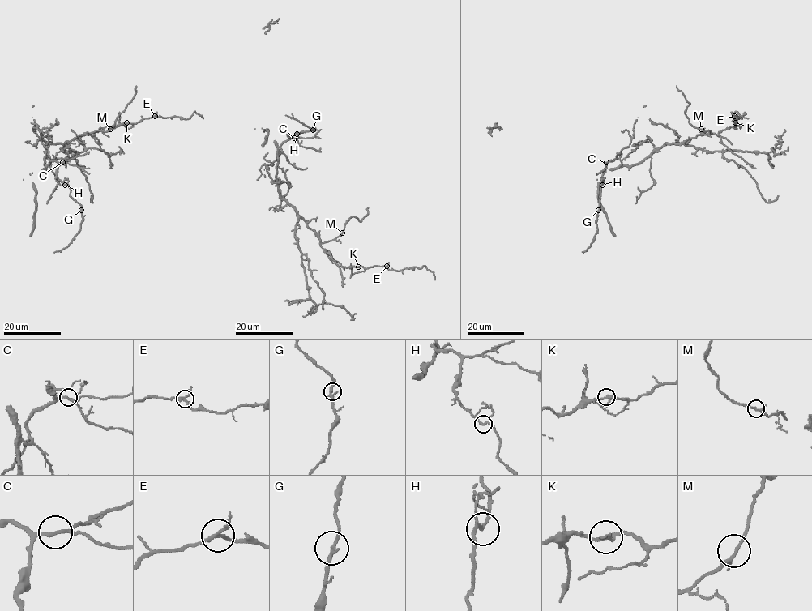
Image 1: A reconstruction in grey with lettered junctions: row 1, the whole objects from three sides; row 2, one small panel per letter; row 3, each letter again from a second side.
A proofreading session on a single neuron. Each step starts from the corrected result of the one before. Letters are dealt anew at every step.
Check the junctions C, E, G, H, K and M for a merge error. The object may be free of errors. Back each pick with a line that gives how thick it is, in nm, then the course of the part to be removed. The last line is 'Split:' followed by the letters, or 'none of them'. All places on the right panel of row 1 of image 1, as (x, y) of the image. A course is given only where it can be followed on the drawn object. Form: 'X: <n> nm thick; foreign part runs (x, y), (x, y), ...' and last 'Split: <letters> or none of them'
Split: none of them

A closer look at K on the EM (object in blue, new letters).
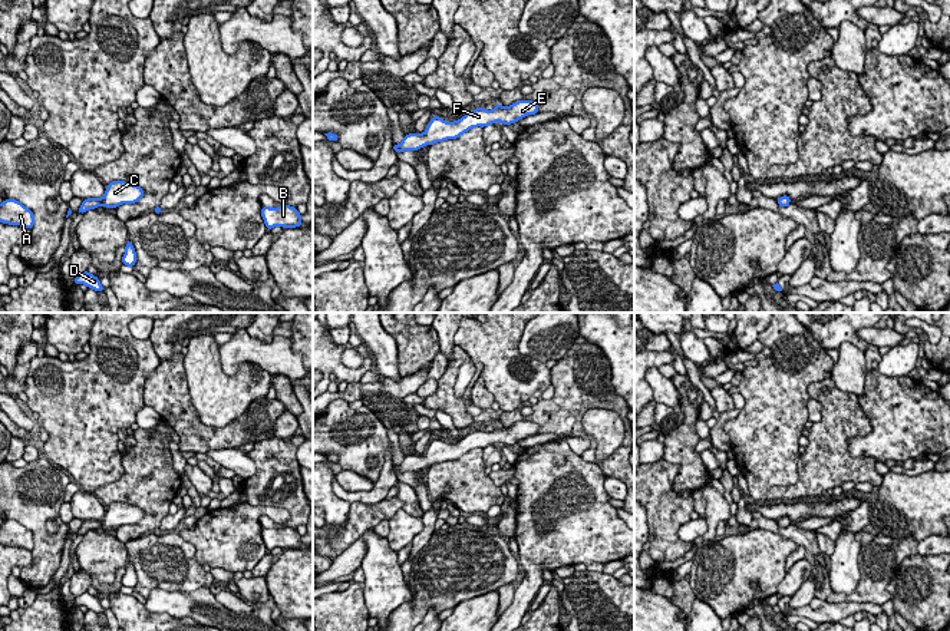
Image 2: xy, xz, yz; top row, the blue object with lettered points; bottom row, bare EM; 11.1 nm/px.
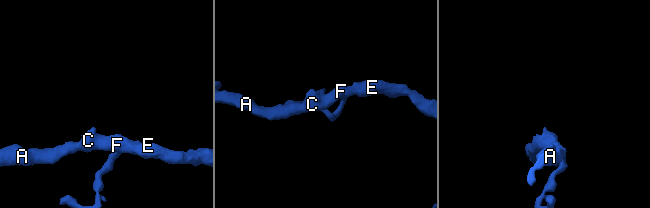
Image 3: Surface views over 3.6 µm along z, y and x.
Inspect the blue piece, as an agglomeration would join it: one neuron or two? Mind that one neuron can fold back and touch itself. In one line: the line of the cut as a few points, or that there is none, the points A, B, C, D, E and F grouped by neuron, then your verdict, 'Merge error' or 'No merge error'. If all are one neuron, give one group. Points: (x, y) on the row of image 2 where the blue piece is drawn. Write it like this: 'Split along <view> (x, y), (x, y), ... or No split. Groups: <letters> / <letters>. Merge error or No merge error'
No split. Groups: A B C D E F. No merge error

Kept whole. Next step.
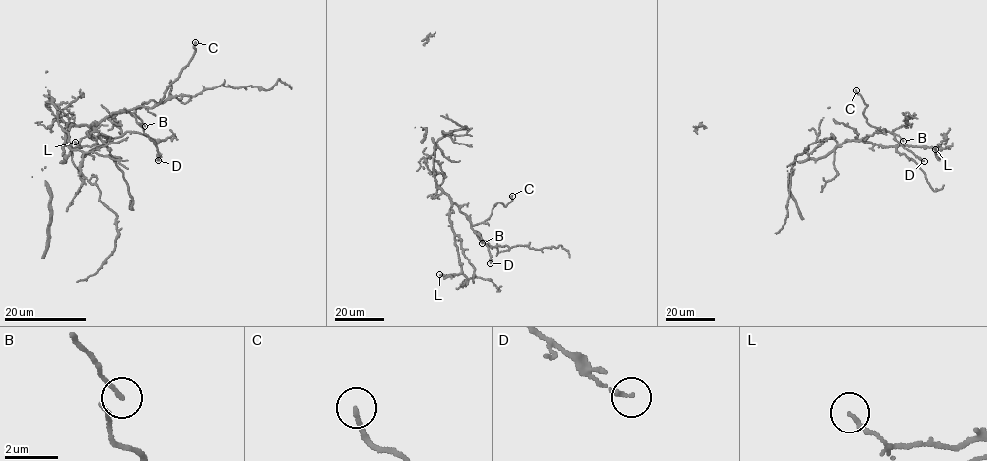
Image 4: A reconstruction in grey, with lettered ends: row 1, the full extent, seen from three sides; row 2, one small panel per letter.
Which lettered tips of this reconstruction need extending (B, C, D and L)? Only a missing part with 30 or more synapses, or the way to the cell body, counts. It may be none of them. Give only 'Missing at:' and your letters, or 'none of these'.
Missing at: none of these

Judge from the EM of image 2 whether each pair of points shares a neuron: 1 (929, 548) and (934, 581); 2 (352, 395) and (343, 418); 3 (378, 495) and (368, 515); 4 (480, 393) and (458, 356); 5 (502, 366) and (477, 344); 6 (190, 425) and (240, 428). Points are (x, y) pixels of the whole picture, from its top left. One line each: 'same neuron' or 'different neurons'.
1: different neurons
2: different neurons
3: different neurons
4: different neurons
5: same neuron
6: same neuron

